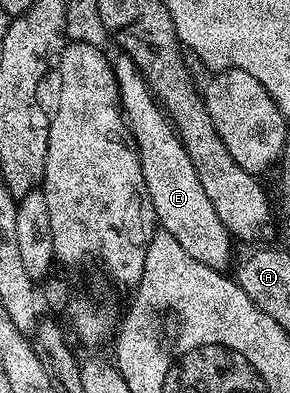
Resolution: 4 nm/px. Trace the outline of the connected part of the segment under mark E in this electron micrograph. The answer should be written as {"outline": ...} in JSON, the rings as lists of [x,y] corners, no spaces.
{"outline":[[[114,54],[111,64],[121,100],[121,113],[125,116],[126,128],[143,169],[147,203],[155,219],[157,214],[157,219],[161,222],[158,223],[160,230],[171,233],[171,237],[175,237],[175,241],[179,241],[179,245],[183,245],[183,249],[187,249],[187,253],[191,253],[195,261],[203,261],[203,265],[216,271],[225,271],[228,263],[230,266],[235,247],[229,230],[225,228],[223,221],[219,221],[219,213],[215,213],[215,205],[211,205],[207,193],[203,193],[203,185],[199,185],[199,173],[195,173],[195,165],[191,165],[187,149],[183,149],[173,124],[157,106],[157,100],[153,98],[131,57]]]}

